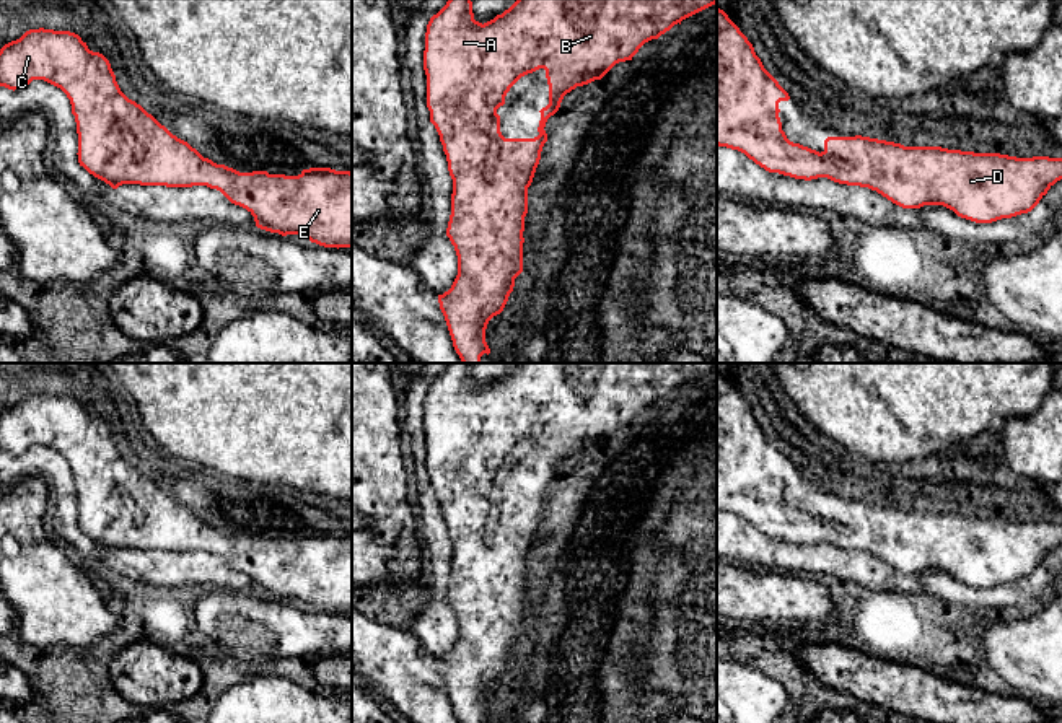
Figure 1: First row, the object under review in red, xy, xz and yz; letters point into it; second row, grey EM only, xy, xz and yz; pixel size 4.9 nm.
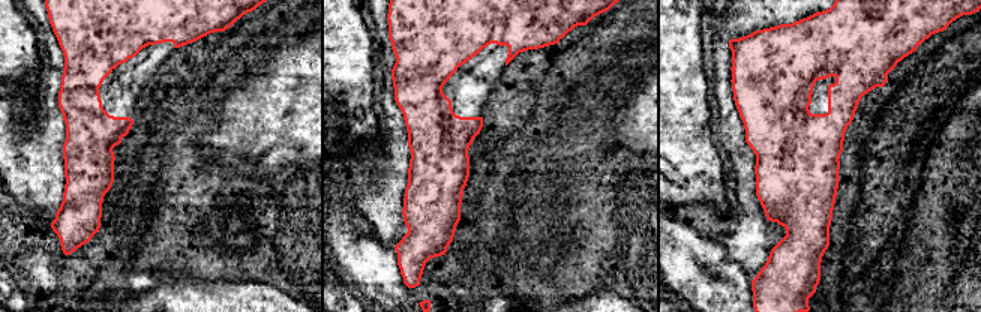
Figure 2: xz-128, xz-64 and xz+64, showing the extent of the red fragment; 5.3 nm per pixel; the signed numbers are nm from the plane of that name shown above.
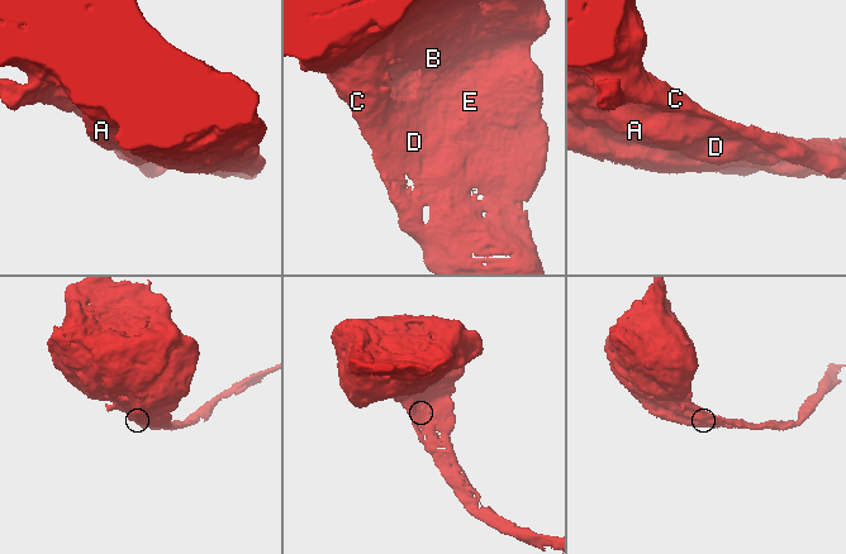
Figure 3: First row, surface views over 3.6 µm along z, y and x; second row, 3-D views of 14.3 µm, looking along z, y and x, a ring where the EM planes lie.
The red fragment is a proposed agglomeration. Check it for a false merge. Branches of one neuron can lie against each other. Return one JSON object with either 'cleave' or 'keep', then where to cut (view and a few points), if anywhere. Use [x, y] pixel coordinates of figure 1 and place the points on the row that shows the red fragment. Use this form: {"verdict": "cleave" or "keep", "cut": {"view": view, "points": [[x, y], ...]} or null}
{"verdict": "keep", "cut": null}

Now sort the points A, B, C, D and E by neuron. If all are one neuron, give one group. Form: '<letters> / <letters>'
A B C D E

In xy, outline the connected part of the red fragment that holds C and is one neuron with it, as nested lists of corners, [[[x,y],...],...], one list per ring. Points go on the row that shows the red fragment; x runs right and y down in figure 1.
[[[29,29],[0,49],[0,86],[23,90],[33,80],[60,88],[72,104],[78,134],[78,163],[112,189],[122,184],[192,187],[220,191],[246,208],[256,226],[282,236],[298,234],[324,248],[352,248],[352,173],[331,168],[303,169],[298,176],[267,171],[239,173],[204,158],[173,135],[119,88],[109,60],[88,49],[70,31]]]

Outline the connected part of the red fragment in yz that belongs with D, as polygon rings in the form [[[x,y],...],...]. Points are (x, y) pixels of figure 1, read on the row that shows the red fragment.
[[[717,7],[717,145],[744,153],[766,171],[805,181],[827,177],[839,184],[868,187],[902,208],[943,205],[976,223],[1031,212],[1062,179],[1062,158],[904,147],[862,135],[827,137],[819,153],[790,142],[782,130],[779,103],[788,99],[788,93],[764,68],[748,37]]]

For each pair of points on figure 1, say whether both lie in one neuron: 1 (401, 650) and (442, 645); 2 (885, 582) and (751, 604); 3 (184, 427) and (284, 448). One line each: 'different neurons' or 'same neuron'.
1: different neurons
2: different neurons
3: same neuron

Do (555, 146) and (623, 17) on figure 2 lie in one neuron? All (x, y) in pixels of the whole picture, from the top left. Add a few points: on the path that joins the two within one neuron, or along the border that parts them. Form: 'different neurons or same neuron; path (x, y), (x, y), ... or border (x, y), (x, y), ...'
same neuron; path (575, 114), (593, 96), (594, 68), (612, 48)

